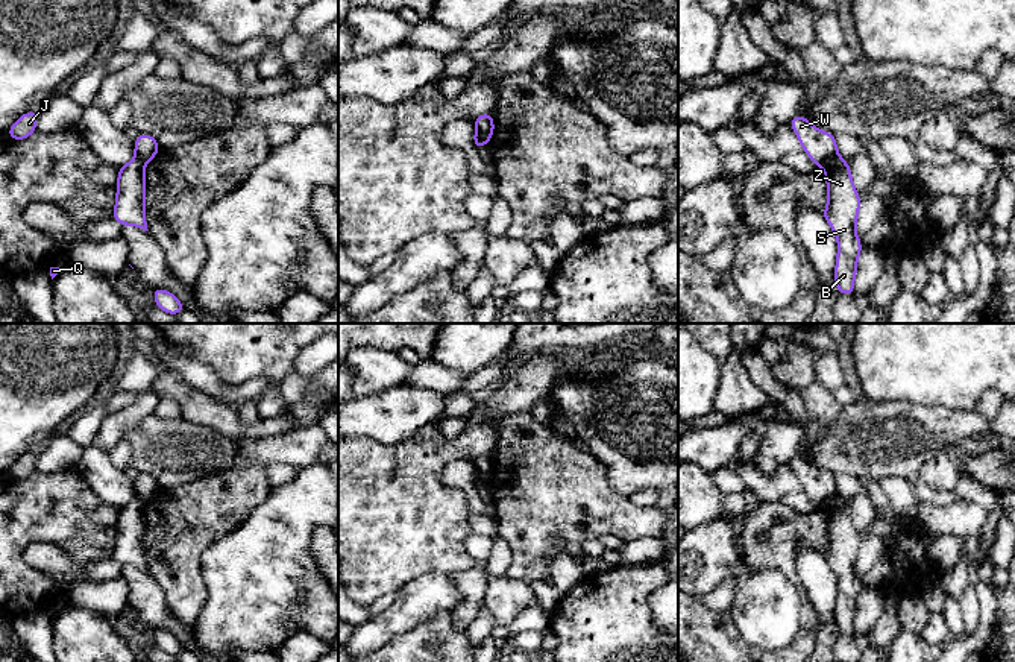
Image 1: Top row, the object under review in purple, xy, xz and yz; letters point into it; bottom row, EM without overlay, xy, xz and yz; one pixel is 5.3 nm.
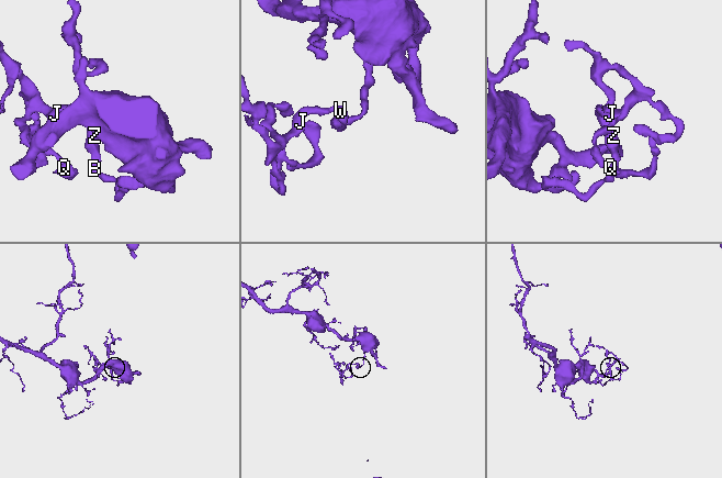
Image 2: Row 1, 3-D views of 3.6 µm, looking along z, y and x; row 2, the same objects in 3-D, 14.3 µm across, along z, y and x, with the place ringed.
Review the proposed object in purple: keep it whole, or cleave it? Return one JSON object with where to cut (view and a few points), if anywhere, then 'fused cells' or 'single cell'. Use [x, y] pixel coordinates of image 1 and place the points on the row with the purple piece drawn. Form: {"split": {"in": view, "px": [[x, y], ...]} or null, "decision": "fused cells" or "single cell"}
{"split": {"in": "yz", "px": [[836, 154], [818, 164]]}, "decision": "fused cells"}

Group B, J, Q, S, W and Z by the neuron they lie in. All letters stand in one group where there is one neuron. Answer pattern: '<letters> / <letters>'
B S Z / J Q W

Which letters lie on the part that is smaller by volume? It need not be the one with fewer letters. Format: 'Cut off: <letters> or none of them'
Cut off: J, Q, W

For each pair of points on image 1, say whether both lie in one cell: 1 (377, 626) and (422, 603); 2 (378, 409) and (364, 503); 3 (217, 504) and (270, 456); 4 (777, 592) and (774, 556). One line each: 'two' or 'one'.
1: one
2: two
3: two
4: two

